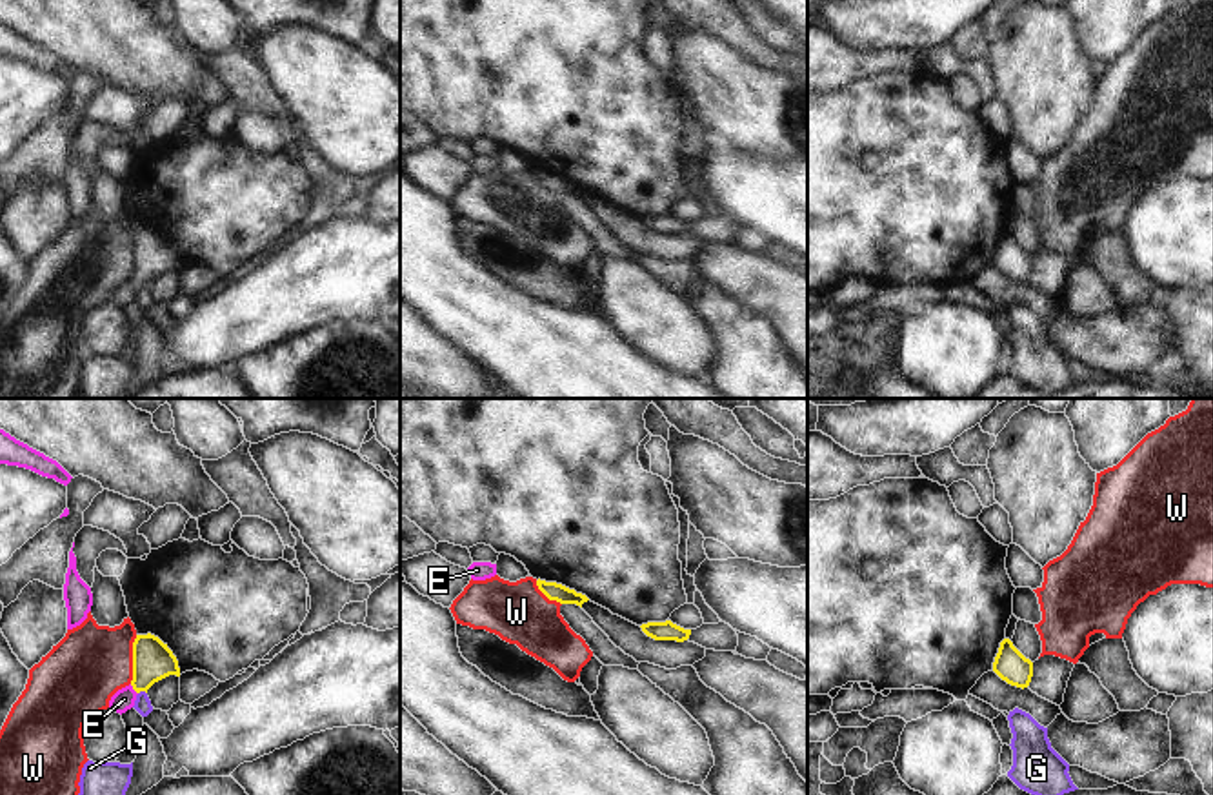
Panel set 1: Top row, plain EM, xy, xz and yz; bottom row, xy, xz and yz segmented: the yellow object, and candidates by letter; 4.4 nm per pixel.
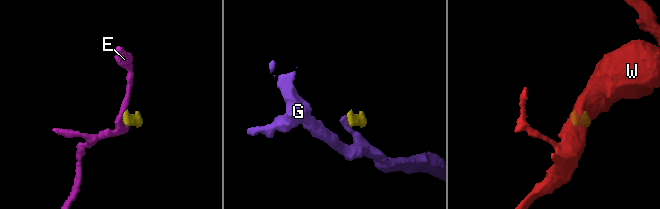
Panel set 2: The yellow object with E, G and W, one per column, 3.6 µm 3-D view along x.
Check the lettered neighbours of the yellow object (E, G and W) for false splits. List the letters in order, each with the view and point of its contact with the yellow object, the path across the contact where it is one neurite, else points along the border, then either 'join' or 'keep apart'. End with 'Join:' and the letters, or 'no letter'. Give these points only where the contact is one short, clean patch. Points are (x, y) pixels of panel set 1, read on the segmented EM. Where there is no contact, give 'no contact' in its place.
E: meets yellow in xy at (133, 688); runs through xy (153, 661), (133, 688), (124, 699); join
G: meets yellow in xy at (142, 690); border along xy (146, 692), (139, 694); keep apart
W: meets yellow in xy at (133, 659); border along xy (137, 635), (130, 683); keep apart
Join: E

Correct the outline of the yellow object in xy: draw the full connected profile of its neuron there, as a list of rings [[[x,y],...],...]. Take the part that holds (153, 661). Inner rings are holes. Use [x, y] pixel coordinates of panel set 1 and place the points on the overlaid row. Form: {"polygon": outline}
{"polygon": [[[151,633],[136,635],[133,642],[133,680],[111,697],[109,708],[120,715],[125,713],[135,706],[140,691],[147,693],[155,682],[169,675],[180,677],[180,668],[167,644]]]}

